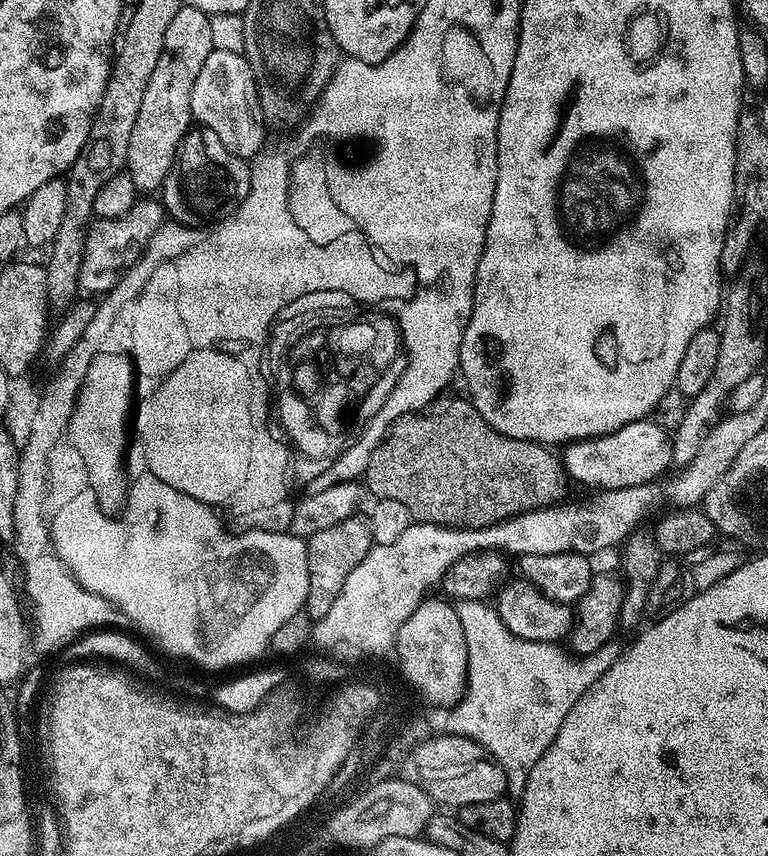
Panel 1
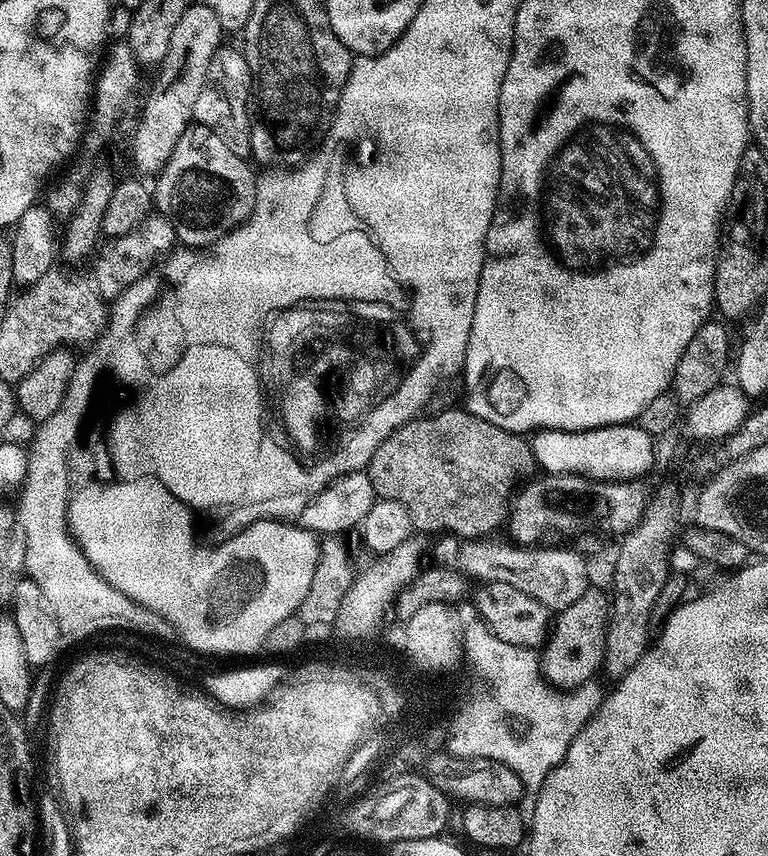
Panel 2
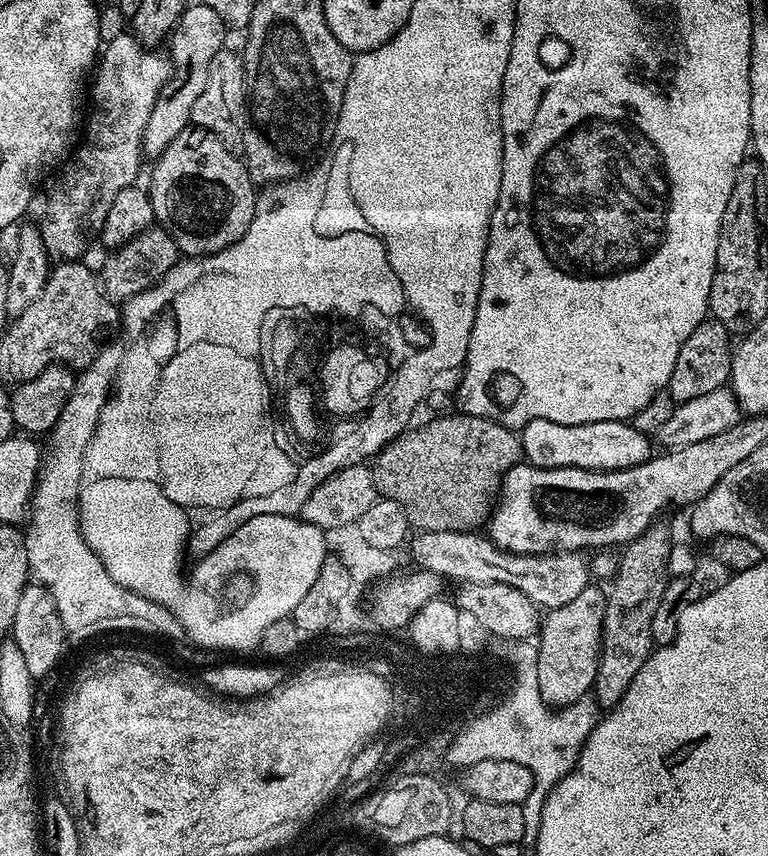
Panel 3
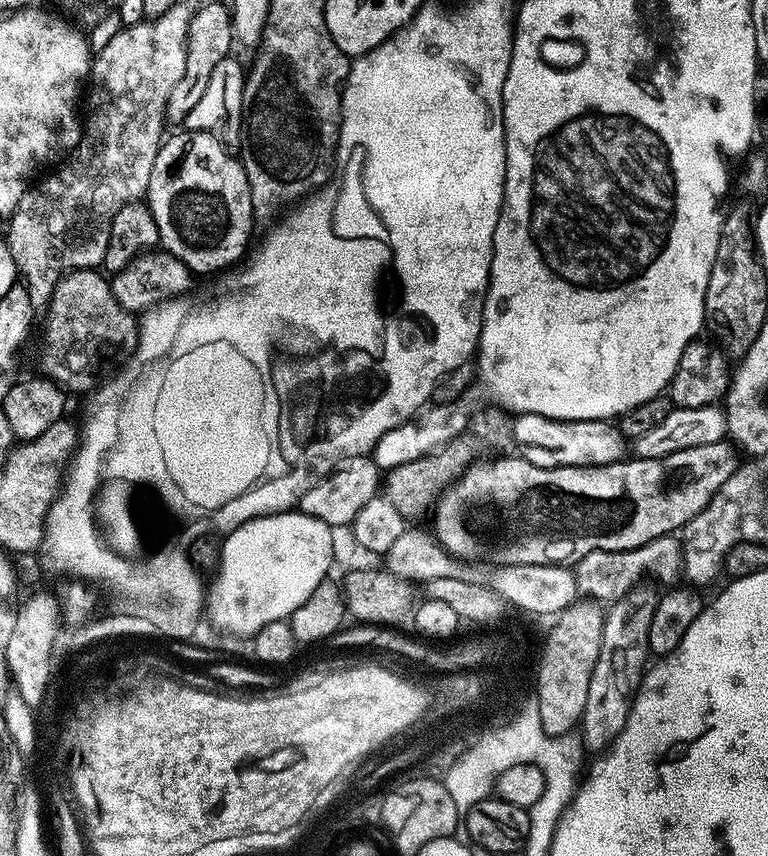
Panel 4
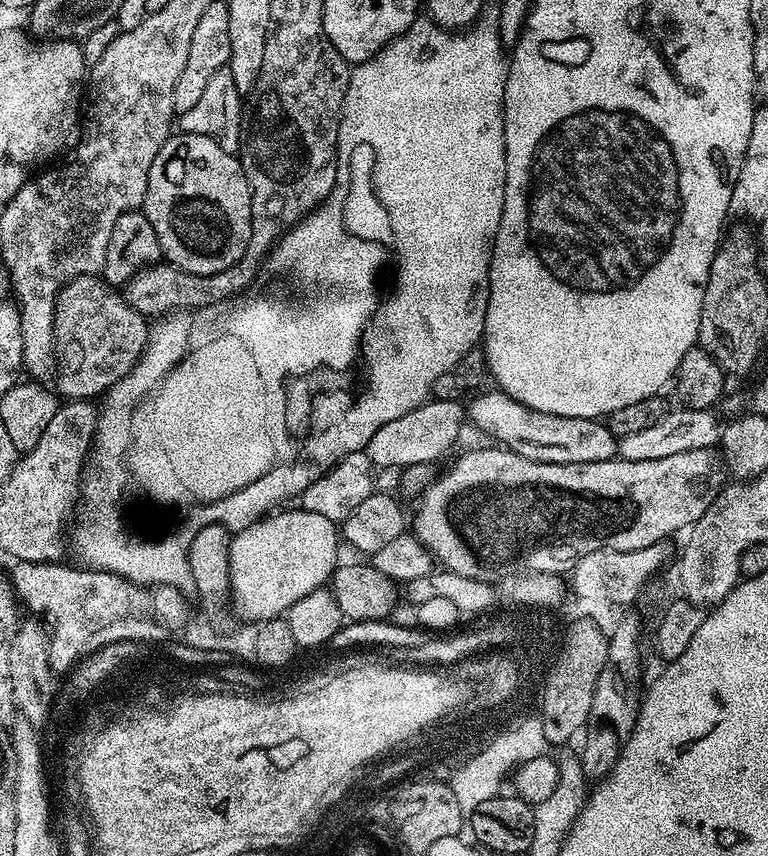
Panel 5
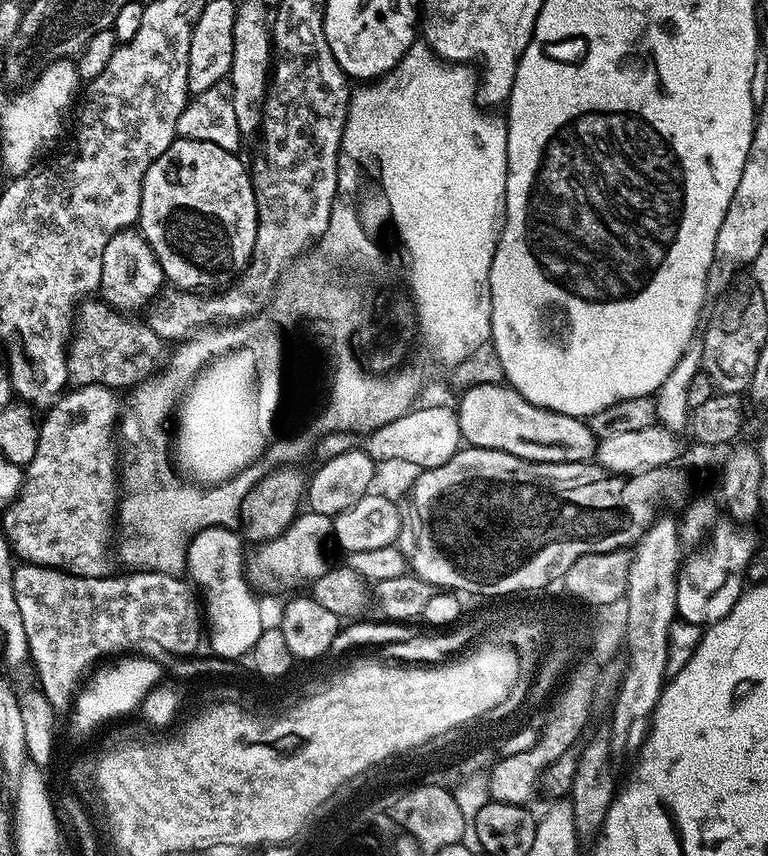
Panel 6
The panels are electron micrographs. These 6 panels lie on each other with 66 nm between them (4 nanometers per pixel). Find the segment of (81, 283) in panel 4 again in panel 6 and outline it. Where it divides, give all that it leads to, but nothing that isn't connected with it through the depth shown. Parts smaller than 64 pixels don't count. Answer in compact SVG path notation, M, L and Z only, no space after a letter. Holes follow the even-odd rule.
M88 298L79 305L78 315L74 320L74 335L66 349L68 354L68 378L73 385L102 384L113 390L131 390L157 371L156 363L166 348L165 341L143 319L131 320L131 315L112 307L103 298Z

